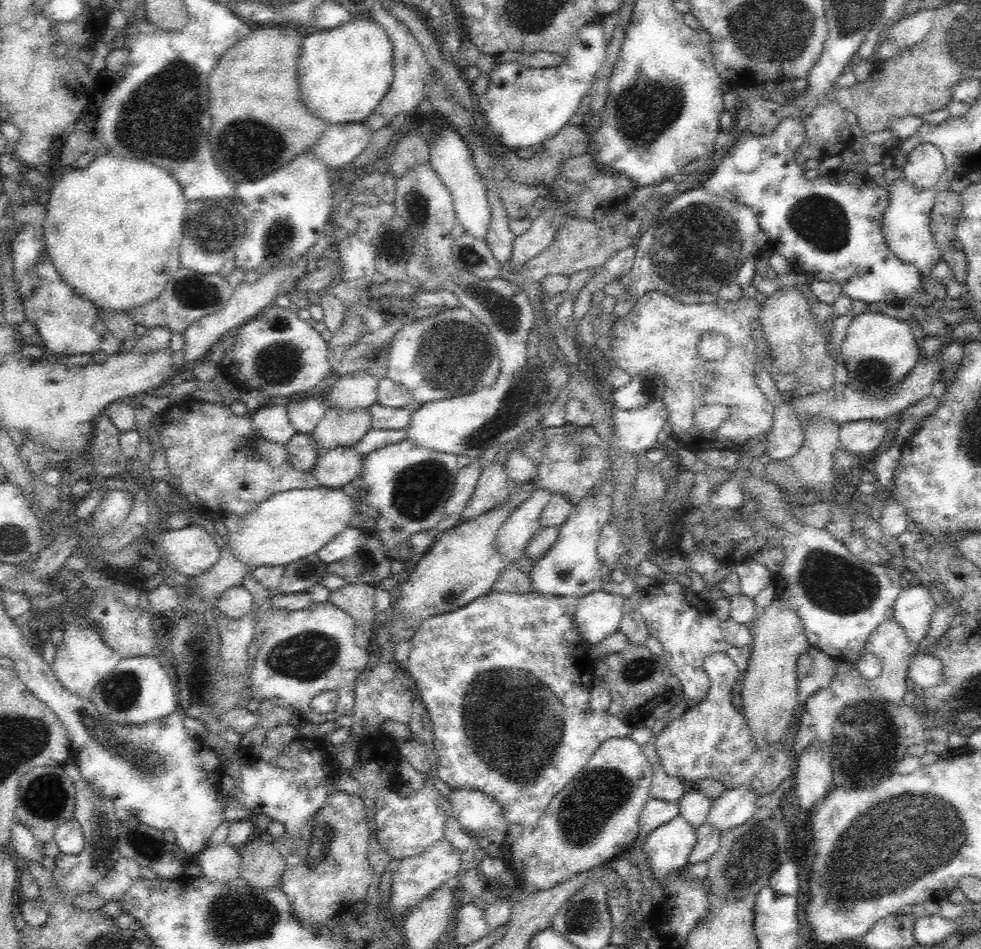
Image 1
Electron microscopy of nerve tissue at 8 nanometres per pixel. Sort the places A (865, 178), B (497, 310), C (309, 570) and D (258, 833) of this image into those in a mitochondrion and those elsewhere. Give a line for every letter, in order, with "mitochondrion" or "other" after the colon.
A: other
B: mitochondrion
C: other
D: other

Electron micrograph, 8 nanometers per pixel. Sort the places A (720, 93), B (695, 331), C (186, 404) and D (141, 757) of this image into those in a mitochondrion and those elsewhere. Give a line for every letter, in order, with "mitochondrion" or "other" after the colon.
A: other
B: other
C: other
D: mitochondrion

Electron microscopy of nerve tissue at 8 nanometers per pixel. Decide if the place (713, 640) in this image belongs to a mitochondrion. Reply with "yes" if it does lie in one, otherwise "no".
no

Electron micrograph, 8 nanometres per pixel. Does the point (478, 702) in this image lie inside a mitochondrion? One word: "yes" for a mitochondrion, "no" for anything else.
yes

